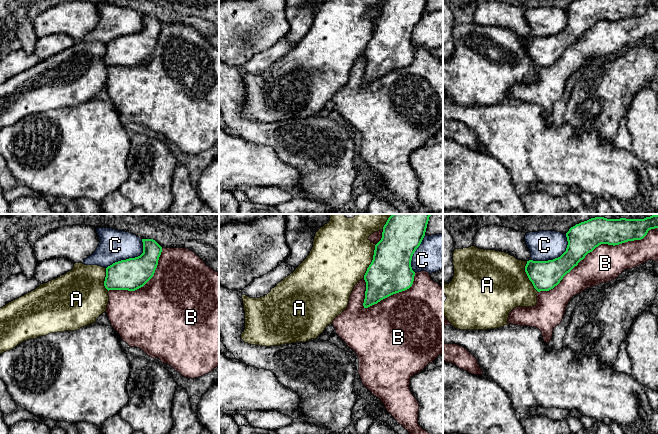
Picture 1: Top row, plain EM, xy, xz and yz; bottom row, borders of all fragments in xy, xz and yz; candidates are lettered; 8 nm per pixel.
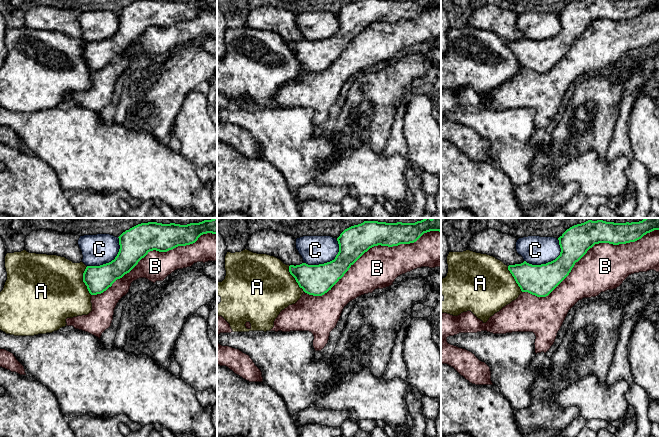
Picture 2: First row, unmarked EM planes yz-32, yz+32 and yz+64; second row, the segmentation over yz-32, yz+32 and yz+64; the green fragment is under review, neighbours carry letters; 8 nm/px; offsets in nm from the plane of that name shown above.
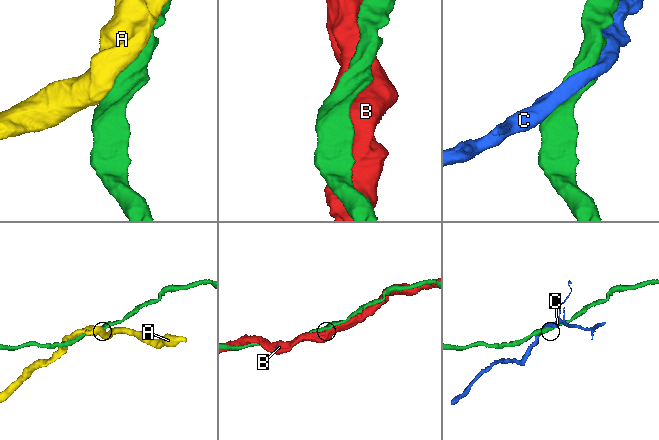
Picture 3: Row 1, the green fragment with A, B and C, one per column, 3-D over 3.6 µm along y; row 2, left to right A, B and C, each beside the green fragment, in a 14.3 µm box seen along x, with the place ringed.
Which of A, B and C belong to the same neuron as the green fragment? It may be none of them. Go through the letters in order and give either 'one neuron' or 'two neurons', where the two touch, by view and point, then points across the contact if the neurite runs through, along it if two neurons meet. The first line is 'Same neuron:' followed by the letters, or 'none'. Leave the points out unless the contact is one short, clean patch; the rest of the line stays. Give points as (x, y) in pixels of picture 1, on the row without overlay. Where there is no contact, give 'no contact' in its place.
Same neuron: B
A: two neurons; meets green in xz at (372, 37)
B: one neuron; meets green in yz at (597, 22)
C: two neurons; meets green in yz at (555, 34)

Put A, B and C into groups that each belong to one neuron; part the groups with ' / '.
A / B / C

